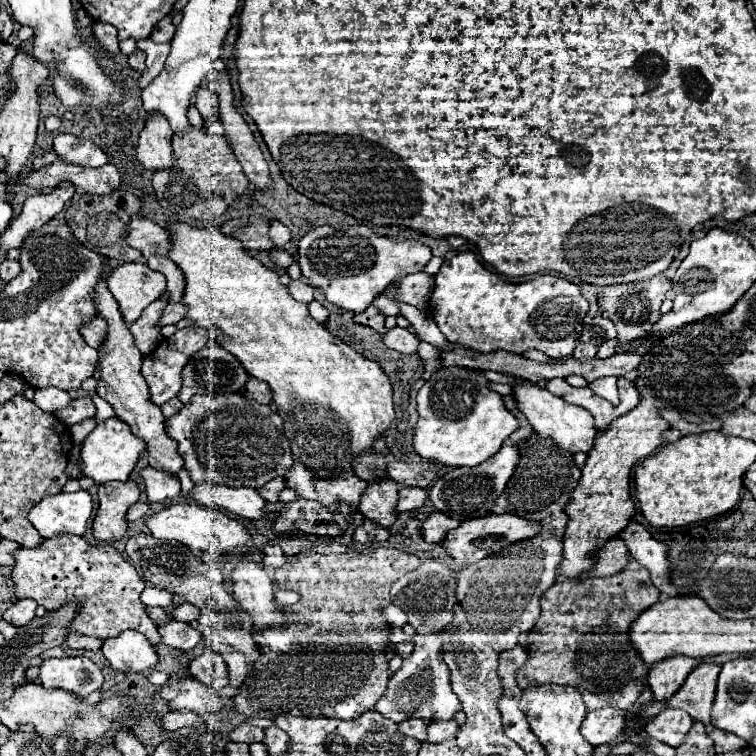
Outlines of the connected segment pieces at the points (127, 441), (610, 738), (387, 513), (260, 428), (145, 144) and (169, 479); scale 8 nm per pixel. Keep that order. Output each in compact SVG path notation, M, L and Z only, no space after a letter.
M109 418L105 422L97 422L95 430L81 444L81 472L83 476L95 480L97 484L105 484L113 480L125 482L143 450L145 450L143 440L133 436L131 428L123 420Z
M617 708L591 710L587 712L581 724L583 738L587 738L591 746L613 744L621 734L621 730L623 730L623 710Z
M377 476L377 482L367 484L359 502L359 512L365 518L375 520L383 528L389 528L397 518L397 512L395 512L397 492L399 488L391 478Z
M237 392L227 396L193 396L175 416L165 420L165 432L177 442L177 452L185 460L191 480L261 488L269 480L283 476L293 464L281 416Z
M147 116L145 128L139 134L137 158L149 170L165 170L173 166L171 126L163 116Z
M145 466L139 476L143 478L145 484L145 494L149 498L149 502L161 502L167 504L171 500L175 500L181 492L181 484L177 476L171 476L169 472Z

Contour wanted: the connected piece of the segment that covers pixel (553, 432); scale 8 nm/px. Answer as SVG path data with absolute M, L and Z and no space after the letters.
M523 380L519 384L513 384L513 396L517 402L519 412L523 412L523 416L529 420L531 428L545 438L553 438L561 448L569 450L571 454L575 452L589 452L595 444L595 436L597 436L597 428L593 422L593 416L579 408L579 406L571 406L565 404L565 400L561 400L559 396L553 396L551 392L547 392L547 388L533 384L529 380Z

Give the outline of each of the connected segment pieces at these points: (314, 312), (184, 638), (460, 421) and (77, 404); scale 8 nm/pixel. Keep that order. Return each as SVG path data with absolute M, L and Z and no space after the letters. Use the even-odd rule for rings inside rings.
M317 300L309 304L309 314L311 314L317 322L321 322L321 324L327 324L327 320L329 320L329 310L327 310L323 304L319 304Z
M169 620L159 626L161 642L167 646L173 646L177 650L193 650L201 638L201 632L189 624L181 624L175 620Z
M445 368L437 370L431 376L431 380L427 380L425 386L417 394L419 422L413 428L413 450L421 458L427 458L427 460L437 462L437 464L445 464L445 466L477 466L477 464L485 462L487 458L491 458L501 448L501 444L519 426L517 418L509 410L505 410L505 404L503 404L501 396L497 392L489 390L487 380L485 380L485 376L481 372L469 370L469 374L467 374L467 370L459 368L457 374L449 374L449 378L445 374L447 374Z
M89 396L73 398L73 402L67 404L67 408L61 408L59 412L55 412L55 416L59 420L63 420L67 426L71 426L71 424L77 424L85 418L93 418L95 416L95 406L93 406Z

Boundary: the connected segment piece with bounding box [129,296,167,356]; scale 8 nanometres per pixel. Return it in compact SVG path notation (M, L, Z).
M161 296L159 300L149 304L143 310L143 314L129 326L129 332L135 338L135 346L139 348L139 352L143 356L147 356L163 340L163 336L159 332L161 328L157 326L157 320L159 320L165 306L167 306L167 300L165 300L165 296Z

